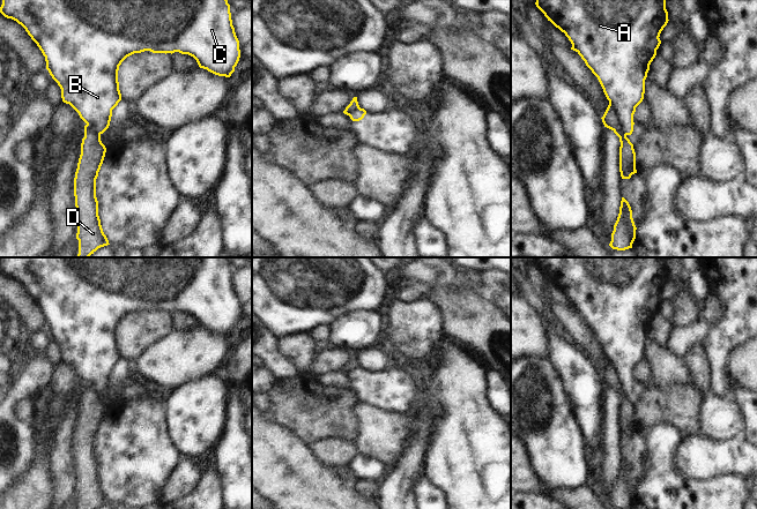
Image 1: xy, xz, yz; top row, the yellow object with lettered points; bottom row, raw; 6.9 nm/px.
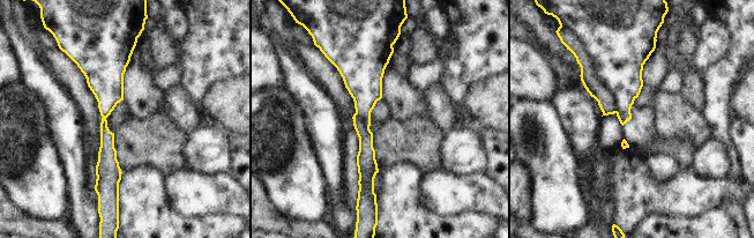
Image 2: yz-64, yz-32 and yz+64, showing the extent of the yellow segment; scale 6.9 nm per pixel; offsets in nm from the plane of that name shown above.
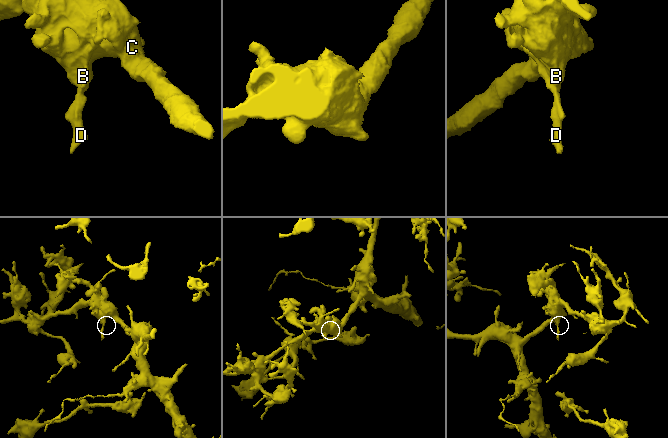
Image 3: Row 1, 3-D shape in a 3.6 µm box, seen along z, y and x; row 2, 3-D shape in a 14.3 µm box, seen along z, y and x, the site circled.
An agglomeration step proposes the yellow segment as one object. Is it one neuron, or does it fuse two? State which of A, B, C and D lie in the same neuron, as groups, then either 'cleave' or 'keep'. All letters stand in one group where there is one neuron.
A B C / D; cleave

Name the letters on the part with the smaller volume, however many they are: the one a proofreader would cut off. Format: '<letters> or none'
D

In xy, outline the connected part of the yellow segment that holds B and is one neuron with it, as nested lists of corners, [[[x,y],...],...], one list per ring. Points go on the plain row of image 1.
[[[2,257],[0,271],[5,276],[16,279],[25,287],[45,315],[46,328],[60,345],[62,360],[69,362],[87,383],[92,383],[98,392],[103,392],[109,387],[112,368],[121,359],[118,329],[119,324],[127,315],[144,309],[165,313],[179,310],[193,315],[200,327],[225,336],[231,335],[240,316],[239,299],[232,284],[230,263],[227,257]]]

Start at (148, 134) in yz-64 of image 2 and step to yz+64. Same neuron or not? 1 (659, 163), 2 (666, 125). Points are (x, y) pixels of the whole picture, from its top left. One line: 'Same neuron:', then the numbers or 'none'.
Same neuron: none

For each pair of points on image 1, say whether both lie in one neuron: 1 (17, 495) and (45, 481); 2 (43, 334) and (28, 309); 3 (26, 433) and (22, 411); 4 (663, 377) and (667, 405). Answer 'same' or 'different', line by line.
1: same
2: different
3: different
4: different

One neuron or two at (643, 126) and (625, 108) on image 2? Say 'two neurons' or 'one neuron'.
one neuron

